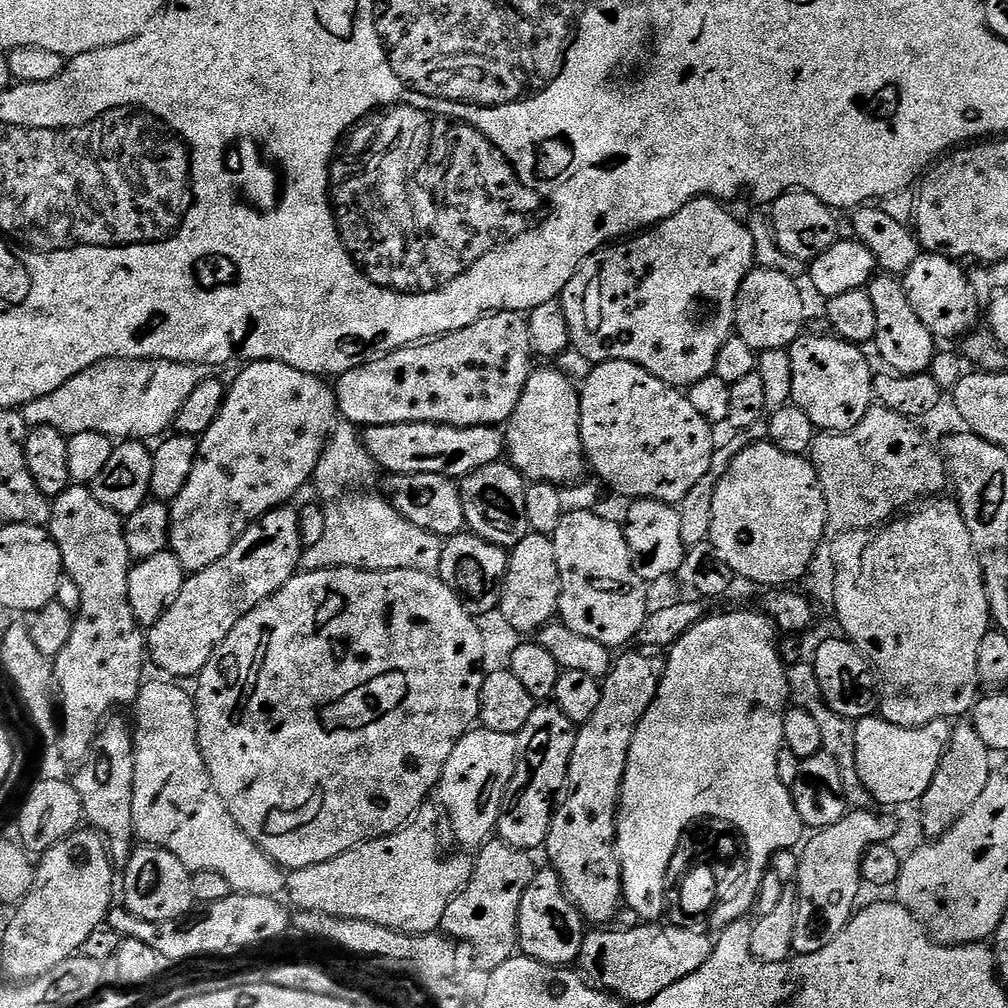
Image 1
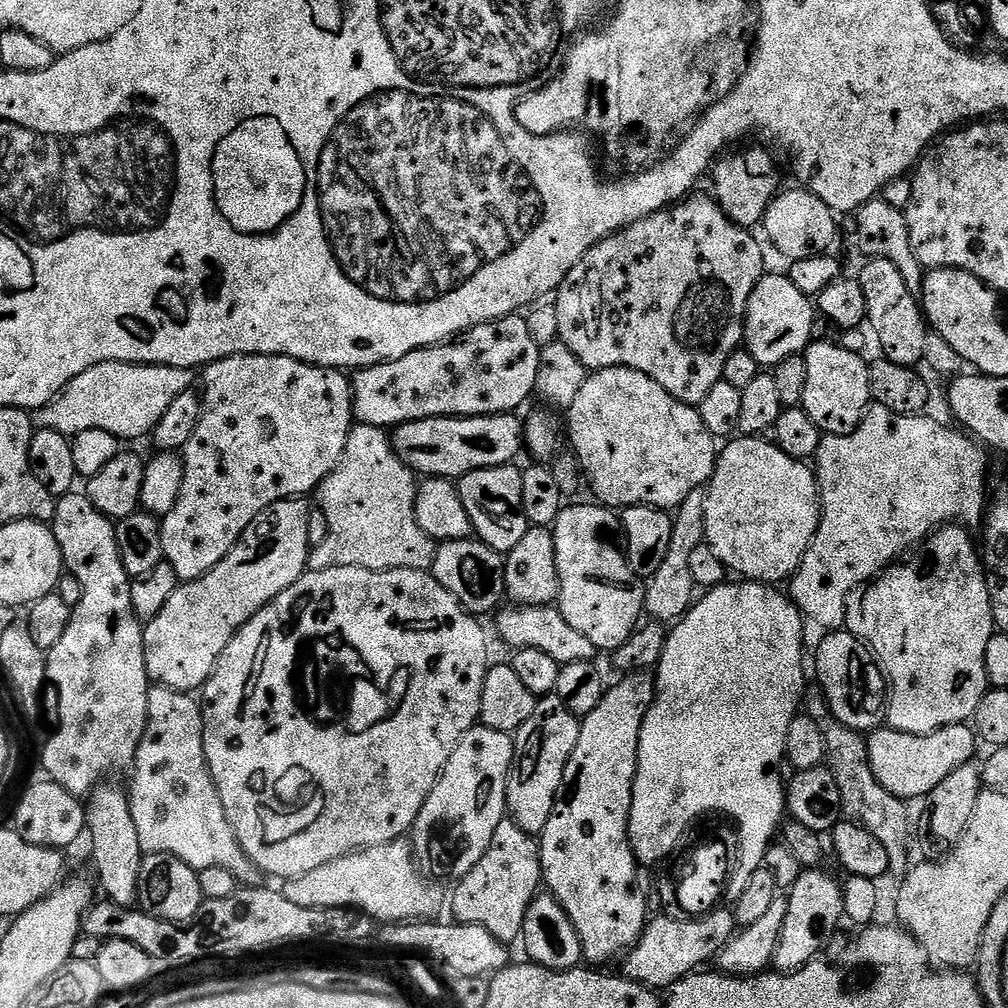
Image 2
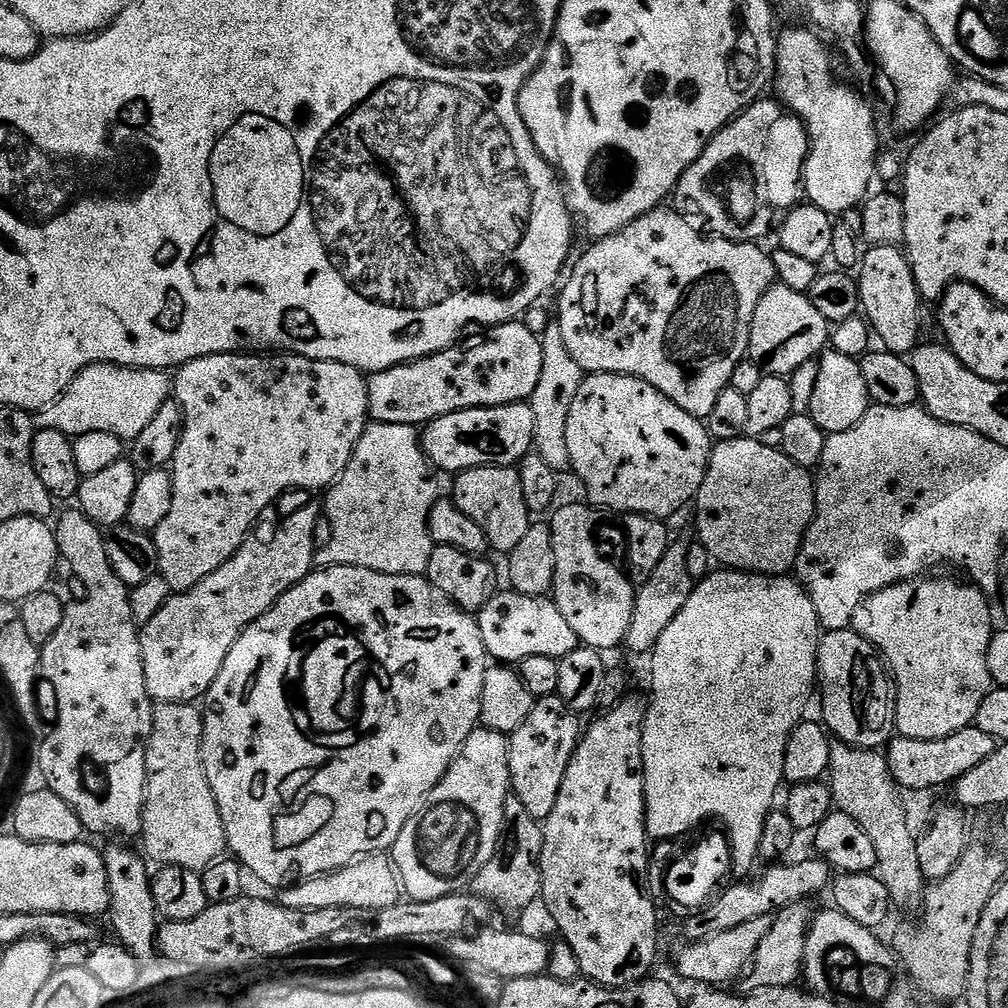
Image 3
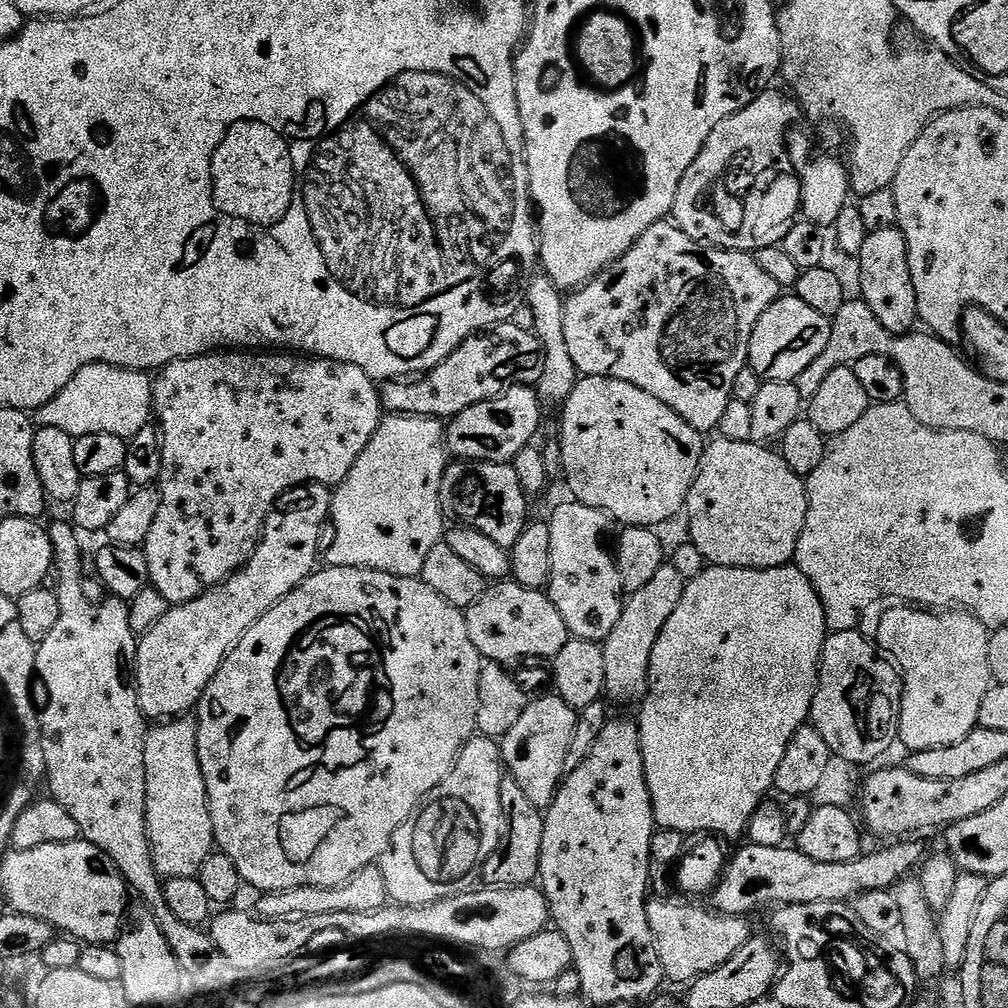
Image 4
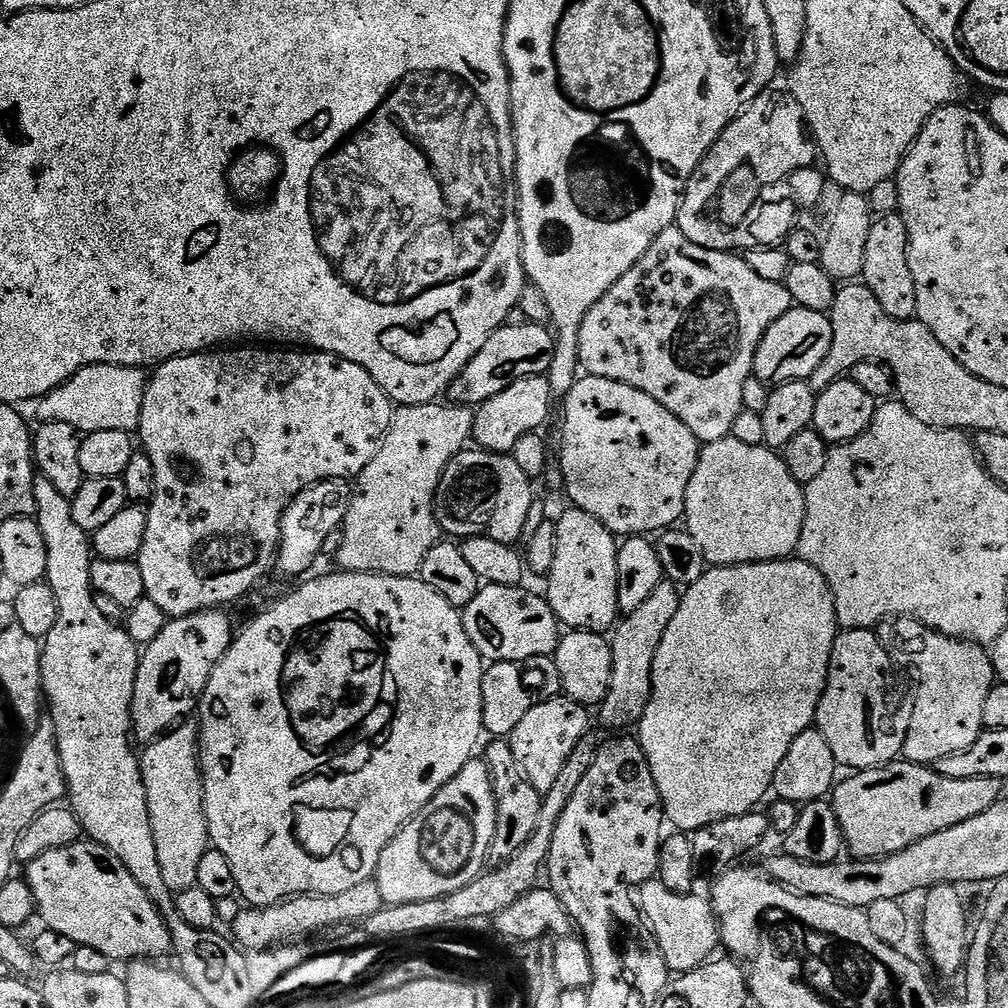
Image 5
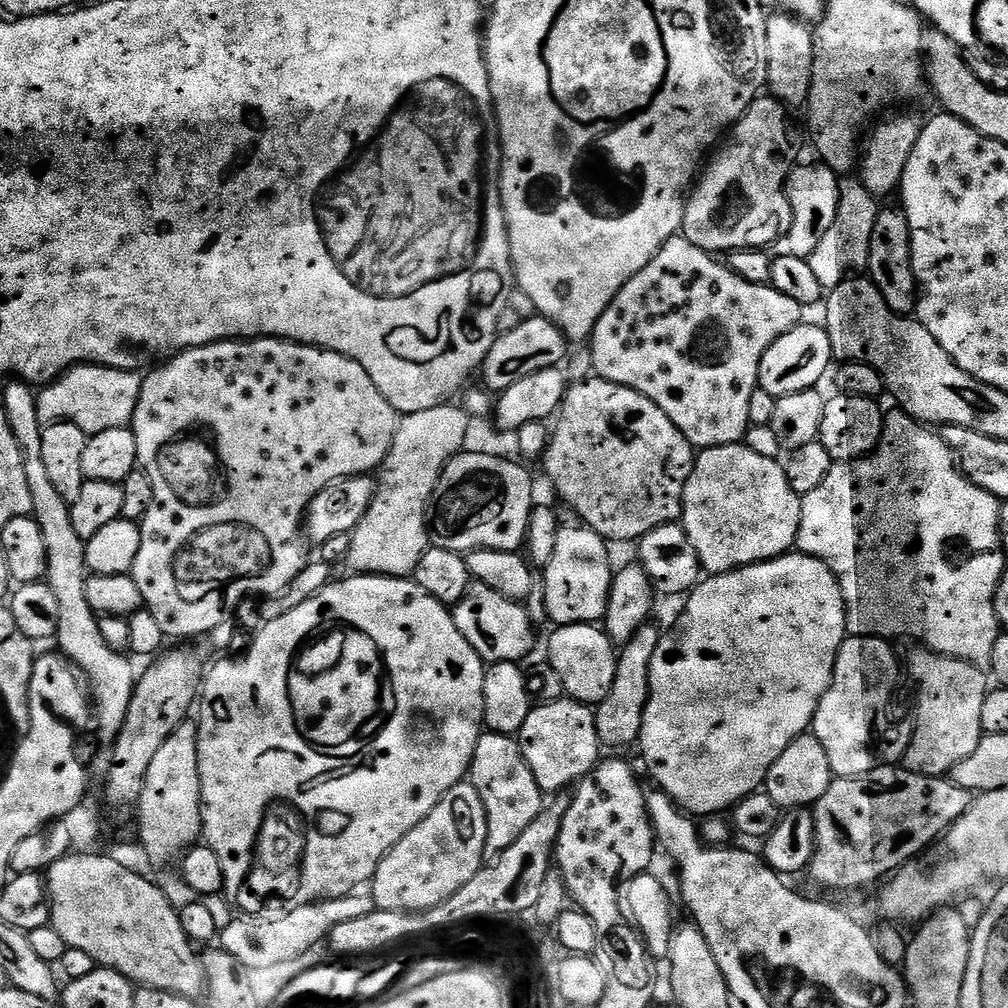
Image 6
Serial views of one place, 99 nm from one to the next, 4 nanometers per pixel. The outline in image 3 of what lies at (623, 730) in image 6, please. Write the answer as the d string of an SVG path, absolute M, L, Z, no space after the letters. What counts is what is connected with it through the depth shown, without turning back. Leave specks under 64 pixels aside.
M669 543L666 554L662 554L662 562L654 566L650 575L643 577L642 583L636 588L636 601L634 602L634 618L630 618L630 628L624 639L626 648L632 652L651 653L656 647L658 638L662 638L662 630L678 618L678 610L686 606L686 598L690 598L694 587L694 578L690 570L686 570L686 554L688 544Z

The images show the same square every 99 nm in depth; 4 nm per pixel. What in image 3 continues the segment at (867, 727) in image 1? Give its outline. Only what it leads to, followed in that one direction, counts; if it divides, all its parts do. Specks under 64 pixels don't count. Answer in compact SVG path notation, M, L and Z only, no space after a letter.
M969 726L950 734L941 740L915 740L900 736L887 745L888 769L892 779L901 789L912 792L924 792L927 788L940 788L951 785L966 770L974 770L978 762L986 762L998 746L998 741L990 734L982 734L975 726Z

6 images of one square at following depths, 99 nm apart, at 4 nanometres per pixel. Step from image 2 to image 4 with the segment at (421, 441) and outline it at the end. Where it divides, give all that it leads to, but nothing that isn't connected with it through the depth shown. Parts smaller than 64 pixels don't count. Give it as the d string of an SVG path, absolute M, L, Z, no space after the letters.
M517 384L505 390L503 396L478 402L470 410L451 417L446 424L446 451L457 461L481 460L495 464L511 464L513 458L533 443L540 428L542 401L537 389L527 384Z

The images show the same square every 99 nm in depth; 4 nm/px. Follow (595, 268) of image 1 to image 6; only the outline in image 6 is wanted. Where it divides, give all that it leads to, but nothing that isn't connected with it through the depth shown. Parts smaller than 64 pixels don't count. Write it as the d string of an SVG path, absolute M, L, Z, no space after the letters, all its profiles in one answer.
M683 234L670 237L654 258L618 290L590 337L597 377L633 388L674 422L693 449L738 444L750 427L750 394L760 383L760 363L773 341L801 323L802 307L771 283L748 282Z

